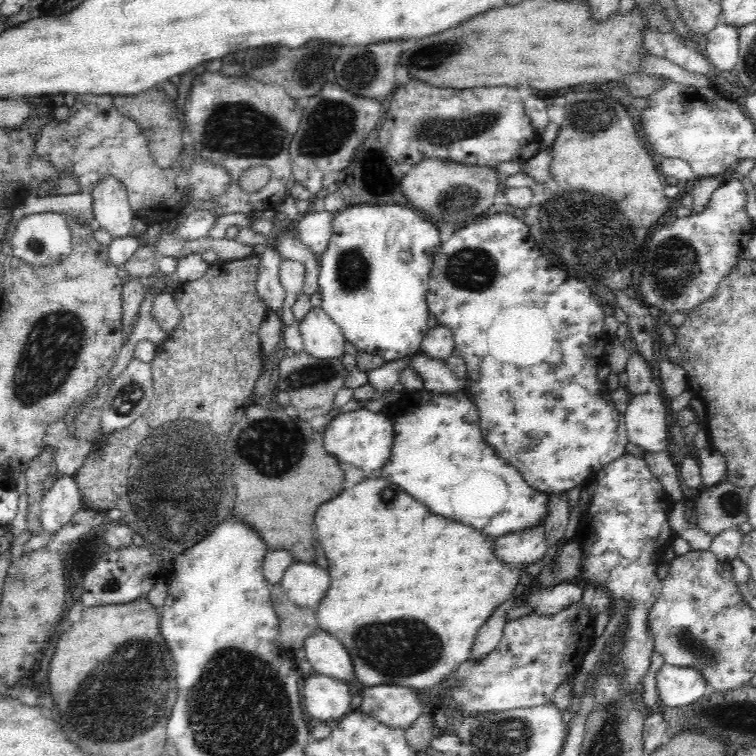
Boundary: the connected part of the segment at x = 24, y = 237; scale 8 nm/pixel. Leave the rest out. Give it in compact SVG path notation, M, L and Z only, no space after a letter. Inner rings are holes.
M46 211L32 213L22 217L18 226L13 231L12 240L9 242L12 247L12 256L32 268L58 264L67 256L70 256L72 248L72 231L68 227L66 216L57 212Z

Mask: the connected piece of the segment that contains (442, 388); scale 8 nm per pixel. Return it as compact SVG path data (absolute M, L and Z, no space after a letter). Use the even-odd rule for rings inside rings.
M417 351L410 356L404 356L403 362L417 373L424 391L453 394L463 386L463 382L454 376L443 360L430 359L424 353Z

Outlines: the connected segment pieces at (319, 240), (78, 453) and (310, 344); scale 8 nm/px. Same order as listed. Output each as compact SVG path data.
M320 210L320 212L306 212L296 221L294 228L299 232L299 239L315 255L326 250L333 223L333 214Z
M64 417L53 420L46 427L43 440L46 445L54 447L54 469L57 475L75 476L86 460L93 445L83 440L72 438L71 427Z
M321 307L311 308L298 324L303 349L318 359L337 359L344 353L345 336Z

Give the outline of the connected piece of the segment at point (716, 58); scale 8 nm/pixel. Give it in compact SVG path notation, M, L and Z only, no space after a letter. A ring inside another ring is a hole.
M720 22L704 38L703 53L717 71L732 70L738 63L739 28Z

